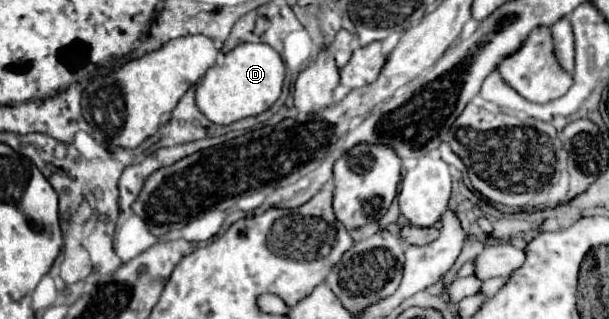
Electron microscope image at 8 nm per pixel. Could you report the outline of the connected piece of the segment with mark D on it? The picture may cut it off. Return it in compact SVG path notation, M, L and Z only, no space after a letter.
M262 43L238 45L224 55L222 65L210 67L204 77L196 83L196 107L218 125L230 125L244 117L264 113L282 93L284 63L280 55Z

